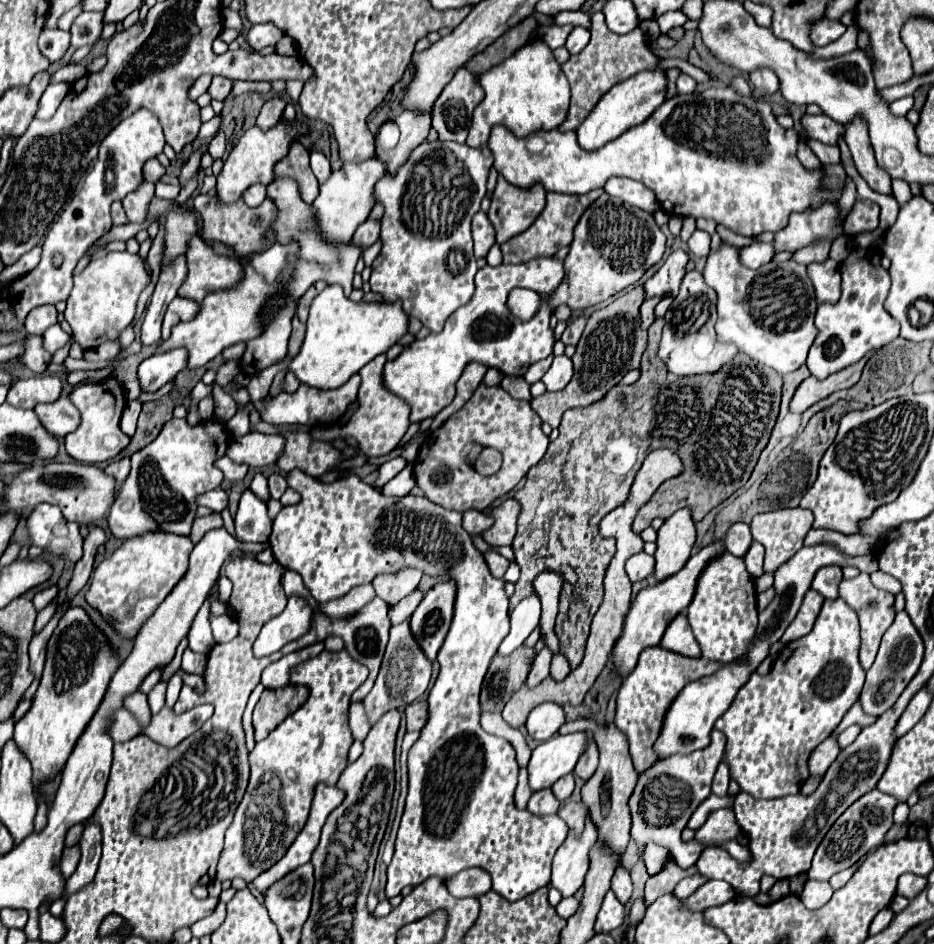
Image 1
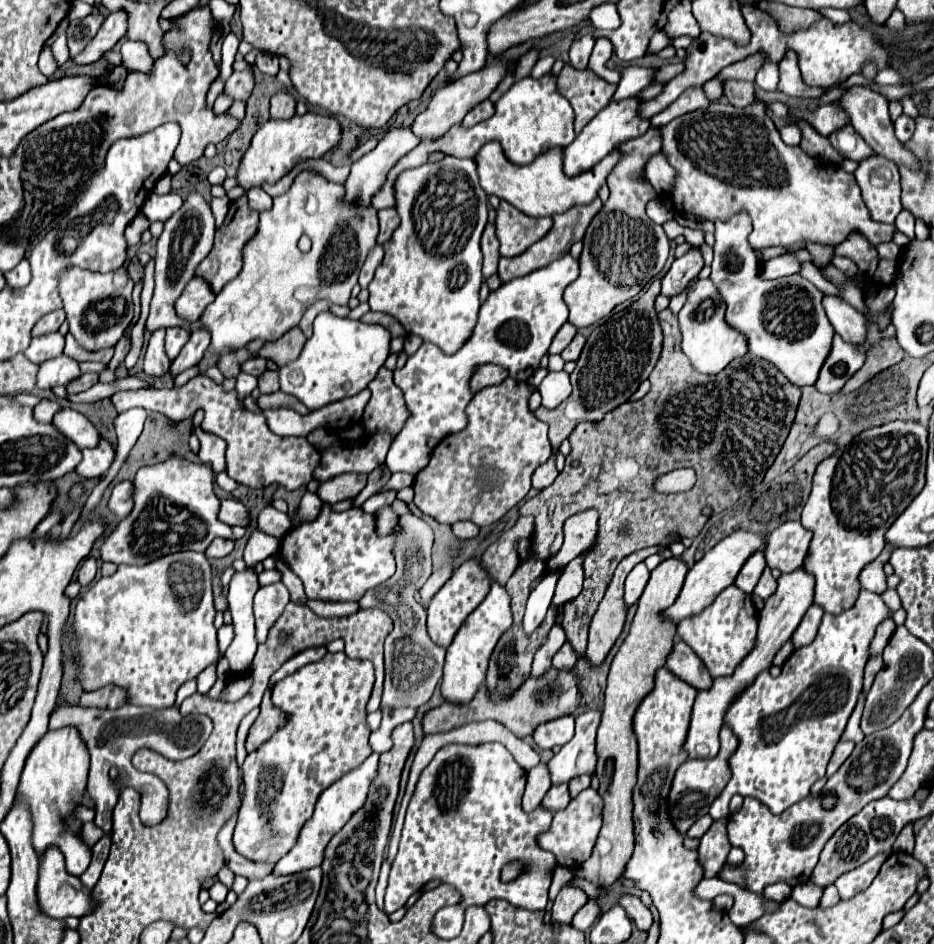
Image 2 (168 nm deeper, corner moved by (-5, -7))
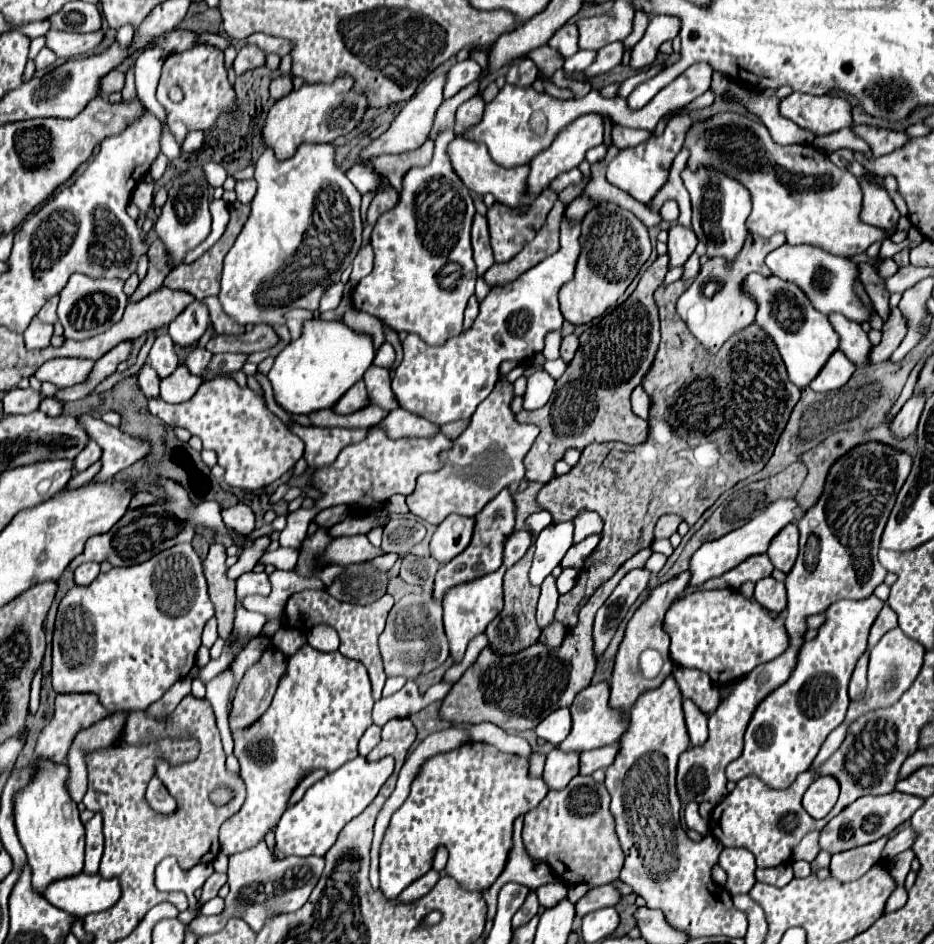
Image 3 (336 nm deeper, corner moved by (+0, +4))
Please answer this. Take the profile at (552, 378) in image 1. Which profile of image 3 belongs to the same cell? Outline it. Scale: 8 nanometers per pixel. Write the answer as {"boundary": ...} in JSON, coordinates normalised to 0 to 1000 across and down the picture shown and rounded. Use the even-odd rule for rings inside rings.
{"boundary":[[[575,392],[564,400],[564,415],[562,415],[562,434],[579,432],[592,417],[594,400],[586,392]]]}

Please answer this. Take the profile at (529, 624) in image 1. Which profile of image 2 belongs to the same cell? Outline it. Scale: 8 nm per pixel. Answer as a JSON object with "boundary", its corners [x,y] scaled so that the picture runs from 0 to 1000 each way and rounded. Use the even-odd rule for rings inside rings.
{"boundary":[[[600,601],[589,603],[587,607],[582,607],[580,615],[570,624],[565,639],[563,639],[563,649],[561,649],[561,668],[567,673],[572,666],[578,664],[578,660],[585,654],[587,641],[591,639],[591,630],[595,624],[595,615],[600,609]]]}

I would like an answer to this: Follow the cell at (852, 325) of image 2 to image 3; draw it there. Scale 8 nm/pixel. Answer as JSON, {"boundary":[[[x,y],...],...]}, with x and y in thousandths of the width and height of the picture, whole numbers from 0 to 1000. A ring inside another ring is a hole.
{"boundary":[[[890,331],[888,341],[898,354],[898,369],[905,373],[905,377],[918,388],[924,388],[928,383],[933,362],[922,343],[905,337],[900,331]]]}

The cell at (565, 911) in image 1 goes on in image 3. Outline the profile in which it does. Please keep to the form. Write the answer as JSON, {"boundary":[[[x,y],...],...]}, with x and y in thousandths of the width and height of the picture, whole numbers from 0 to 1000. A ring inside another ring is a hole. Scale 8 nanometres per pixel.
{"boundary":[[[654,936],[633,941],[633,943],[616,958],[616,972],[618,972],[618,977],[620,977],[628,966],[635,966],[635,964],[641,964],[641,962],[650,962],[650,960],[658,960],[658,958],[663,956],[663,951],[665,951],[665,947],[663,947]]]}

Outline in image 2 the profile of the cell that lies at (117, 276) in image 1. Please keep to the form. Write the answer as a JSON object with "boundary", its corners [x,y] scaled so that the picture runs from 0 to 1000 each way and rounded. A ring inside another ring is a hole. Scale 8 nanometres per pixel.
{"boundary":[[[77,283],[64,298],[64,313],[69,317],[69,329],[79,359],[94,372],[105,372],[122,368],[133,355],[135,346],[143,336],[141,319],[143,300],[137,293],[135,285],[120,289],[99,289],[92,285]]]}

